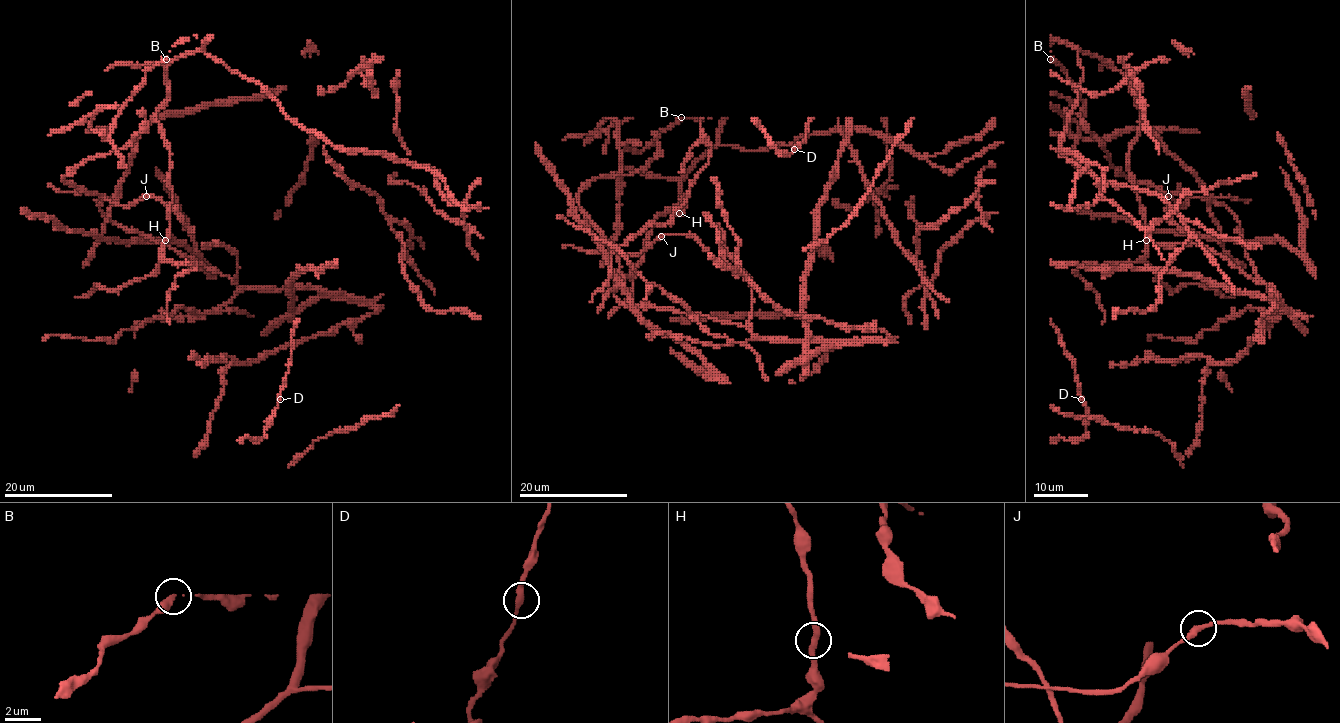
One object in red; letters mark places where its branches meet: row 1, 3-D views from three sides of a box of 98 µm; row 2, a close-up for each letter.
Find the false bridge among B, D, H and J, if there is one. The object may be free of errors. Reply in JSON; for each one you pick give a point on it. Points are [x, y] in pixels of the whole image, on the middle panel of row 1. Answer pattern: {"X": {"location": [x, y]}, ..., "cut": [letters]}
{"cut": []}

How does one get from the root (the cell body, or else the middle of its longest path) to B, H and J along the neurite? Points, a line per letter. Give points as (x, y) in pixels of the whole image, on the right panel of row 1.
B: (1205, 198), (1205, 187), (1142, 118), (1131, 83), (1119, 71), (1050, 36), (1050, 59)
H: (1205, 198), (1207, 201), (1205, 187), (1140, 119), (1139, 132), (1128, 152), (1127, 171), (1140, 203), (1146, 240)
J: (1205, 198), (1188, 196), (1186, 206), (1181, 206), (1169, 196)

